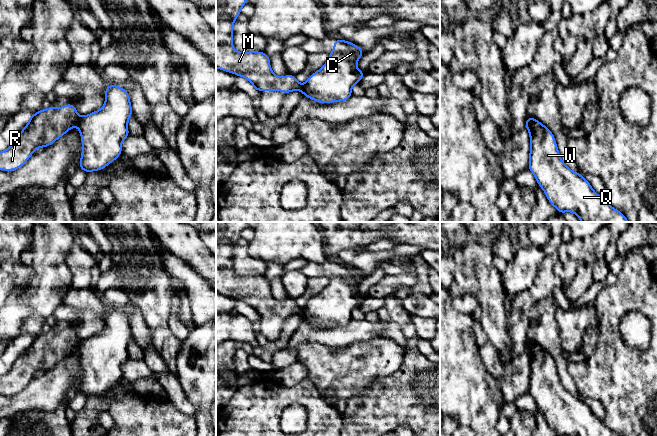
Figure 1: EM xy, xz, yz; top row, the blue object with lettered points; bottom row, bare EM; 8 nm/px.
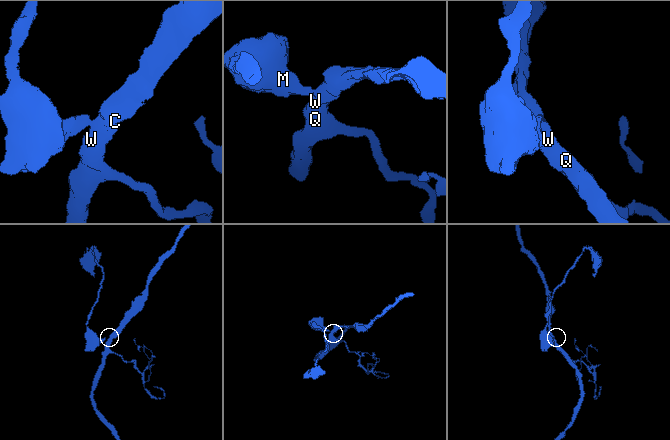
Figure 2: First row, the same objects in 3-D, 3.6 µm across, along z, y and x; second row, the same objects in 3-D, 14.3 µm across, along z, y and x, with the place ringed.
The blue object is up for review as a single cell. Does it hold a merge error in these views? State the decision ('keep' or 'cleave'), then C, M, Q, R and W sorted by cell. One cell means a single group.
cleave | C Q W / M R

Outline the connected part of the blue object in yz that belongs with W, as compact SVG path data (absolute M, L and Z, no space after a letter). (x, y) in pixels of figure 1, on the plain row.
M529 341L525 351L529 355L530 376L528 393L535 400L550 428L559 436L620 436L597 418L588 404L572 395L562 384L552 355L539 344Z

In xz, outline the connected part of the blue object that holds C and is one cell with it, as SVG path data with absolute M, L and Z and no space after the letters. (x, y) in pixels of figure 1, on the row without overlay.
M335 263L329 283L303 308L302 318L315 326L328 328L347 325L352 312L366 296L357 291L364 275L356 268L344 263Z

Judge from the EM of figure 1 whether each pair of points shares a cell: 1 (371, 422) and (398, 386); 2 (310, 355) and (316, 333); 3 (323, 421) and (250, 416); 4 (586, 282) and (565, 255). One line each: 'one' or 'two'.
1: one
2: two
3: one
4: two

